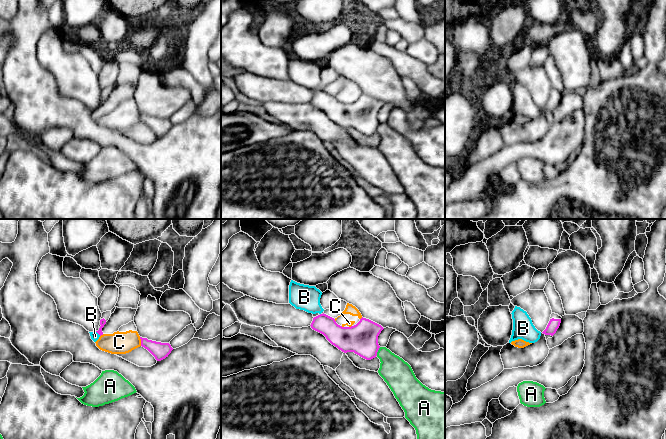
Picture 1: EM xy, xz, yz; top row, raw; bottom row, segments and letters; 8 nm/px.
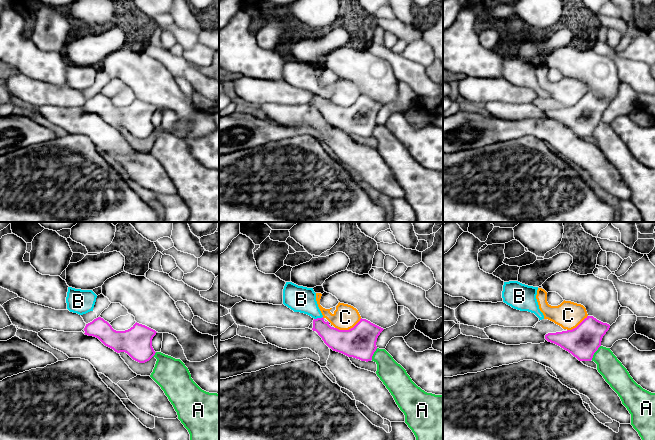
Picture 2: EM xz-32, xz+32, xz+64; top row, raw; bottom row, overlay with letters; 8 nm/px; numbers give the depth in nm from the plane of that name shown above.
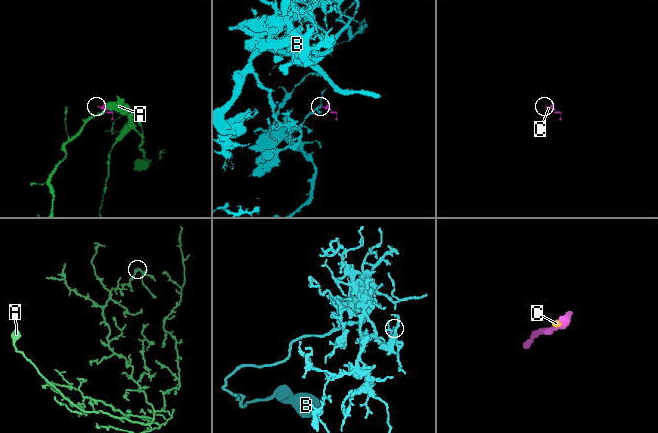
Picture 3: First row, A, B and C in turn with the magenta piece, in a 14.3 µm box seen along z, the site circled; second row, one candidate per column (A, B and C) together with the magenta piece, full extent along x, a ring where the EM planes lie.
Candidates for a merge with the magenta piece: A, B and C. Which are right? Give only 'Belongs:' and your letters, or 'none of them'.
Belongs: none of them

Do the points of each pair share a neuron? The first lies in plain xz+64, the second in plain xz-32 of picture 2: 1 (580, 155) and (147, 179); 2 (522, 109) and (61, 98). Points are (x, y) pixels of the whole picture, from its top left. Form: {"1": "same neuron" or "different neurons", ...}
{"1": "same neuron", "2": "different neurons"}

